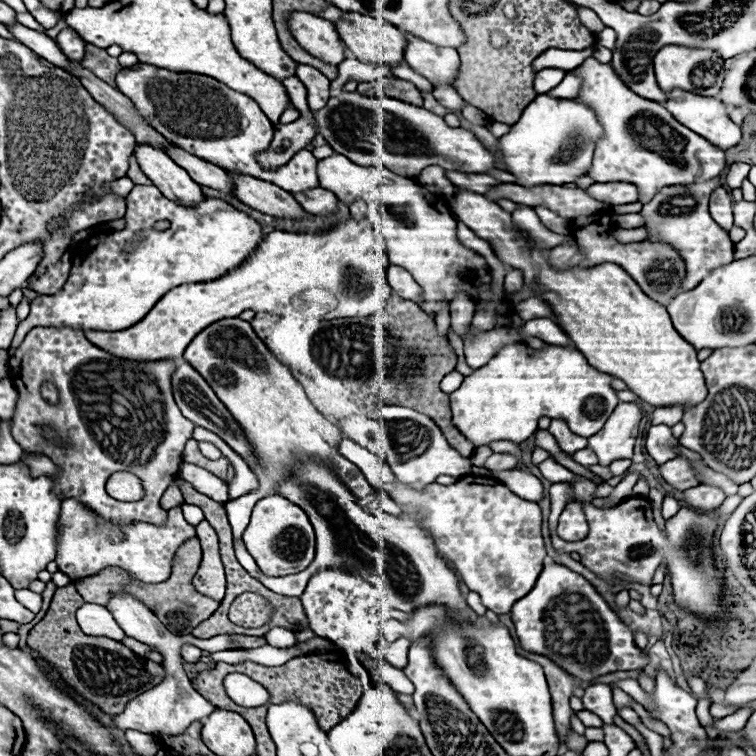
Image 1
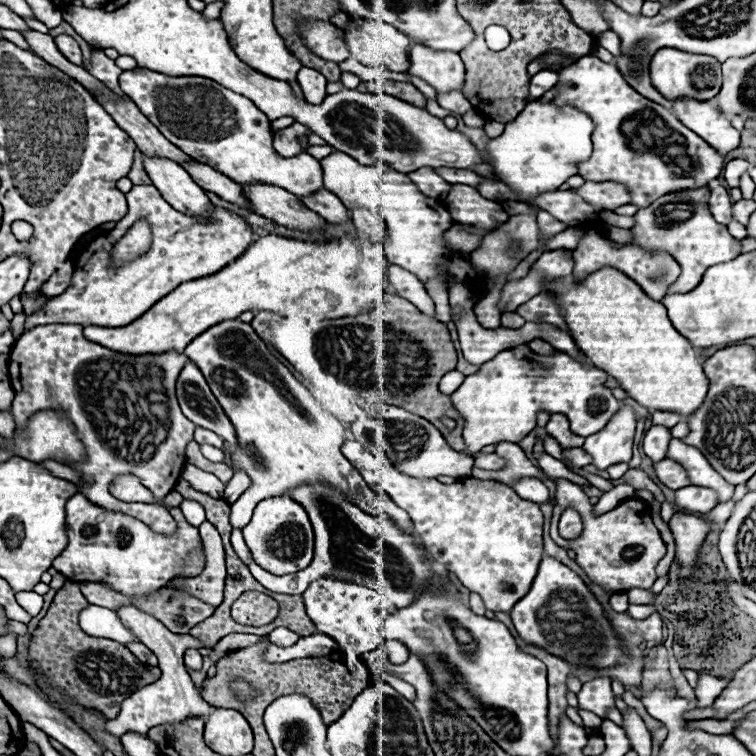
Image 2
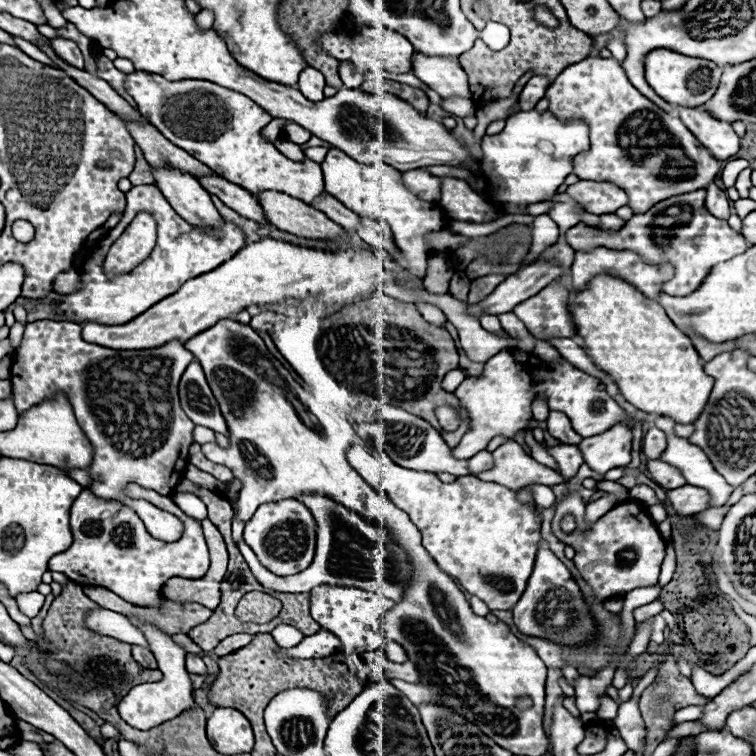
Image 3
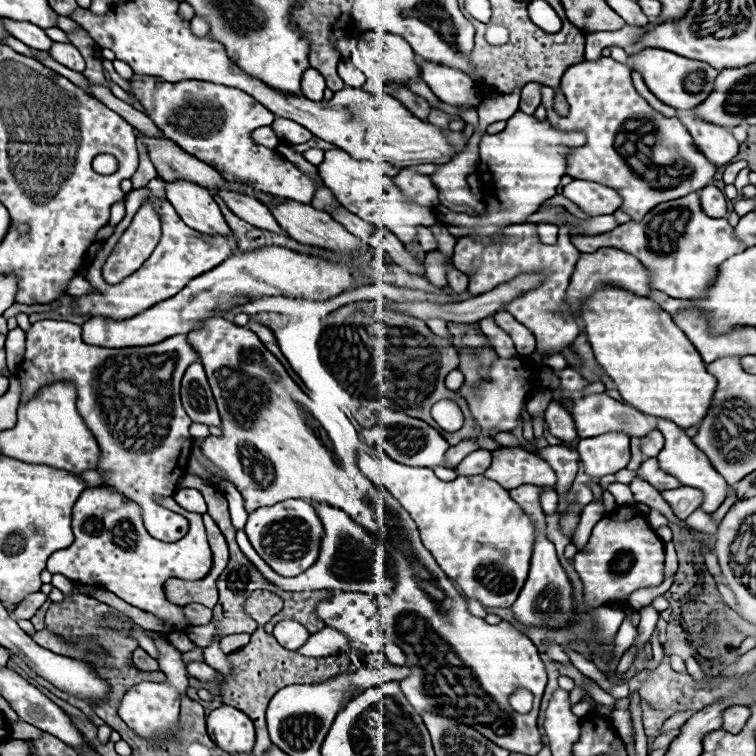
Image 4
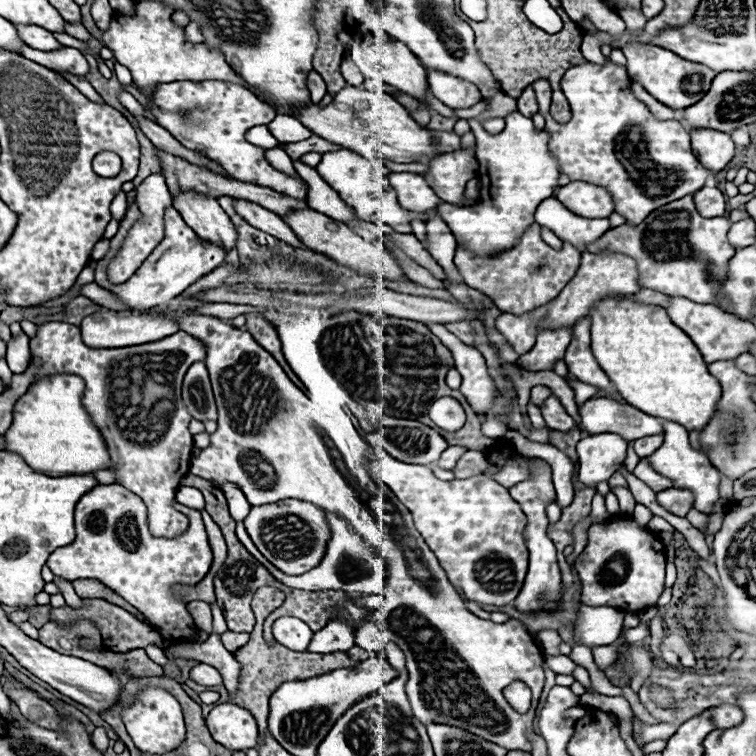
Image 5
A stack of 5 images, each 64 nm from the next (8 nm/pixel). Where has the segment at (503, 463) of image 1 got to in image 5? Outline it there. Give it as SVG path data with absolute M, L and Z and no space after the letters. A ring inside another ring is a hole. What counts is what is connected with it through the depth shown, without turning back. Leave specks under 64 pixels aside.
M468 450L462 460L458 460L456 468L452 470L456 478L470 478L470 476L478 476L484 474L486 470L486 452L484 450Z

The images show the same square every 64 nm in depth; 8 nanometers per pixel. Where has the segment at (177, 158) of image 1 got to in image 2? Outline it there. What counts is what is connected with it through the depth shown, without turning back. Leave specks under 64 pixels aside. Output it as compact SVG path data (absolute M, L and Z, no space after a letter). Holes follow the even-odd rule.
M188 160L182 164L186 168L186 172L192 176L194 182L198 182L204 190L210 190L210 192L216 192L218 196L222 196L224 200L228 202L234 202L242 208L248 208L246 204L246 198L242 196L242 186L236 184L232 178L228 178L226 174L218 172L216 168L208 166L208 164L202 164L202 162L196 162L196 160Z

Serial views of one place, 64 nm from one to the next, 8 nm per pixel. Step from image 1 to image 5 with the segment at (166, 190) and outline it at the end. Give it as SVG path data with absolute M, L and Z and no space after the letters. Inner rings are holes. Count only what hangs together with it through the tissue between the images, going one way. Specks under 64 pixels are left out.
M180 190L172 196L172 206L182 214L184 222L198 236L202 236L204 240L214 240L216 244L222 244L226 250L234 248L234 224L212 196L194 190Z

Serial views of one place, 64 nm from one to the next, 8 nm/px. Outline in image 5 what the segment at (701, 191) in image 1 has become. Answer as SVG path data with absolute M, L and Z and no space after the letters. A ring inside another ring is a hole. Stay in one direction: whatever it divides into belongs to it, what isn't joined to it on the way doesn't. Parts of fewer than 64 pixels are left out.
M688 194L680 200L674 200L670 204L660 206L638 226L622 224L622 226L610 228L604 236L590 242L586 246L586 250L594 252L594 254L598 254L602 250L612 250L612 252L622 252L622 254L632 256L638 262L638 270L640 270L638 282L642 288L650 288L650 290L662 292L666 296L688 298L688 300L694 300L698 304L716 304L718 288L722 286L722 280L726 280L726 264L728 264L730 256L734 256L734 252L736 252L736 248L726 238L730 224L732 222L724 216L716 216L716 218L700 216L700 212L694 206L694 198Z

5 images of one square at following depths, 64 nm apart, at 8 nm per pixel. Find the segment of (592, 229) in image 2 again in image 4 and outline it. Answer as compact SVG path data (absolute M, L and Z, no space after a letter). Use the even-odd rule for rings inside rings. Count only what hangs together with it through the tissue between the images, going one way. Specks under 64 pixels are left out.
M600 248L592 254L580 254L580 258L576 262L576 268L574 268L574 274L570 278L570 286L566 290L566 300L568 300L568 306L570 306L570 314L578 316L582 298L590 296L600 284L614 284L614 286L622 286L624 290L630 290L638 296L650 296L650 292L652 292L650 280L652 280L652 272L646 270L640 264L640 260L632 254L628 254L628 252L622 252L622 250L616 250L616 248Z

